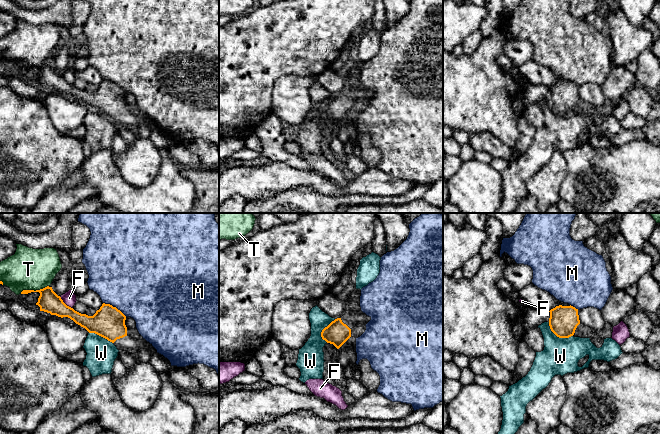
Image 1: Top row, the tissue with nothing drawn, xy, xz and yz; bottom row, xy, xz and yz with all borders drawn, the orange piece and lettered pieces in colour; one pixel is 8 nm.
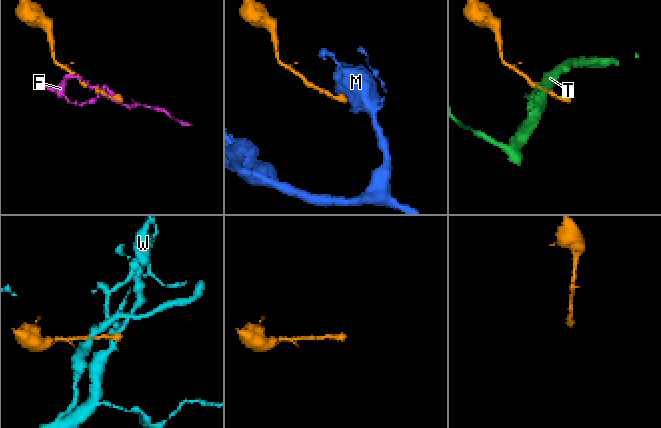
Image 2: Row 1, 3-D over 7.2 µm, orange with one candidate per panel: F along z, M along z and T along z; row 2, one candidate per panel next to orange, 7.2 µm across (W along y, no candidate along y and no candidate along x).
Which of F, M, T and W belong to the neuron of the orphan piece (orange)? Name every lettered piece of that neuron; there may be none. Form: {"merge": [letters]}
{"merge": []}

